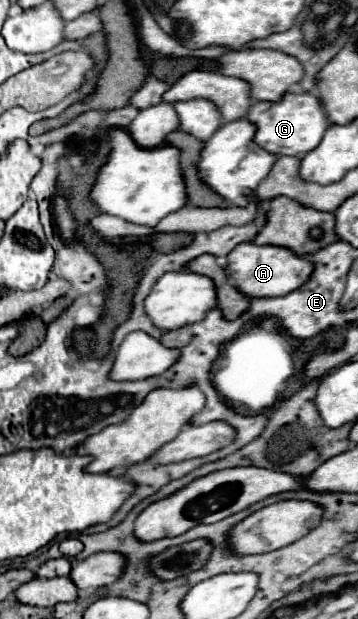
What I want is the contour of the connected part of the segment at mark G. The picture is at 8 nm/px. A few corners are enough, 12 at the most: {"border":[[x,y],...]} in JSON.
{"border":[[310,93],[252,103],[254,143],[306,155],[330,125]]}

